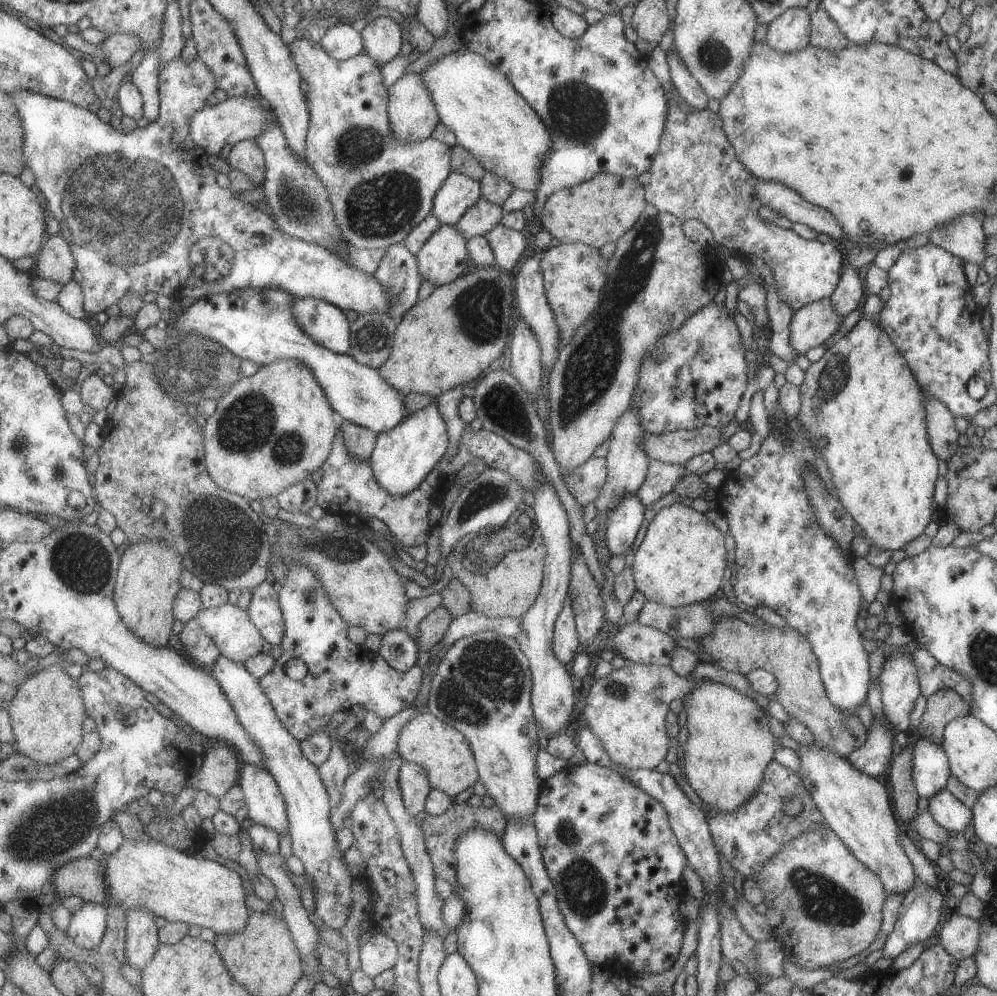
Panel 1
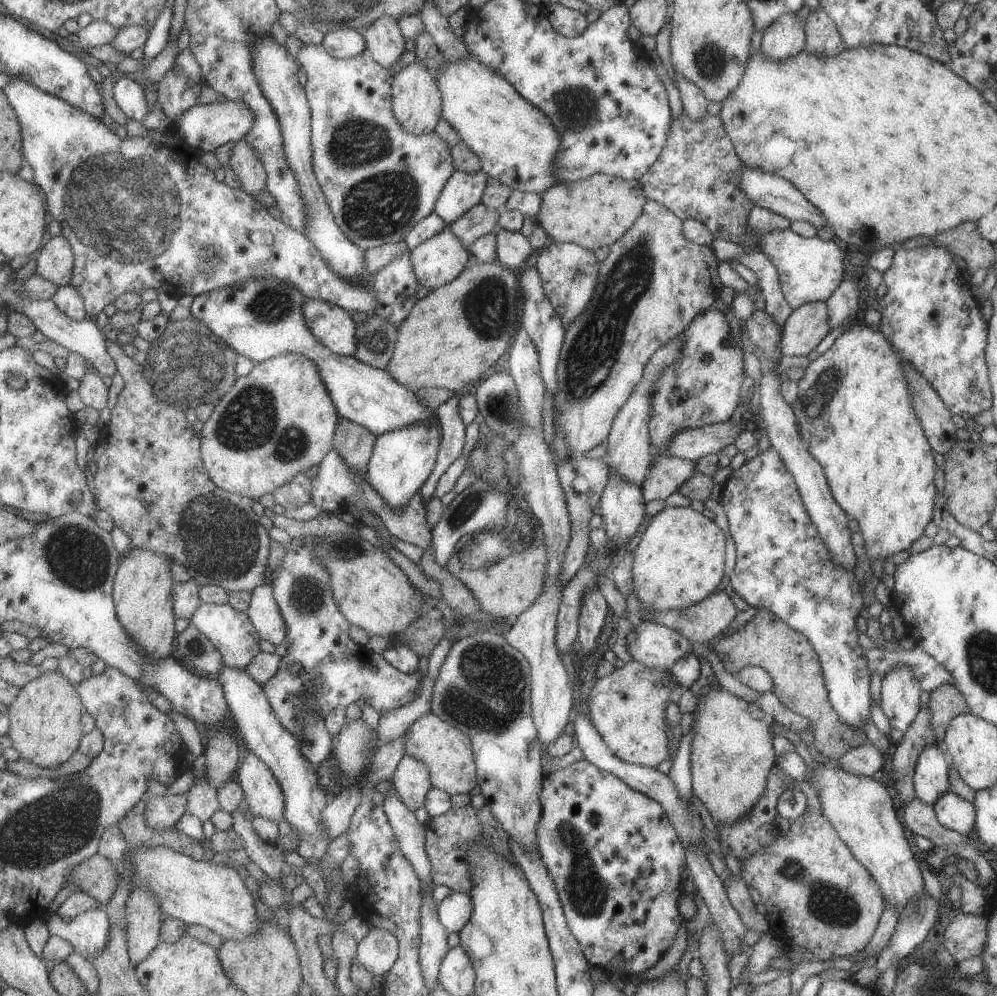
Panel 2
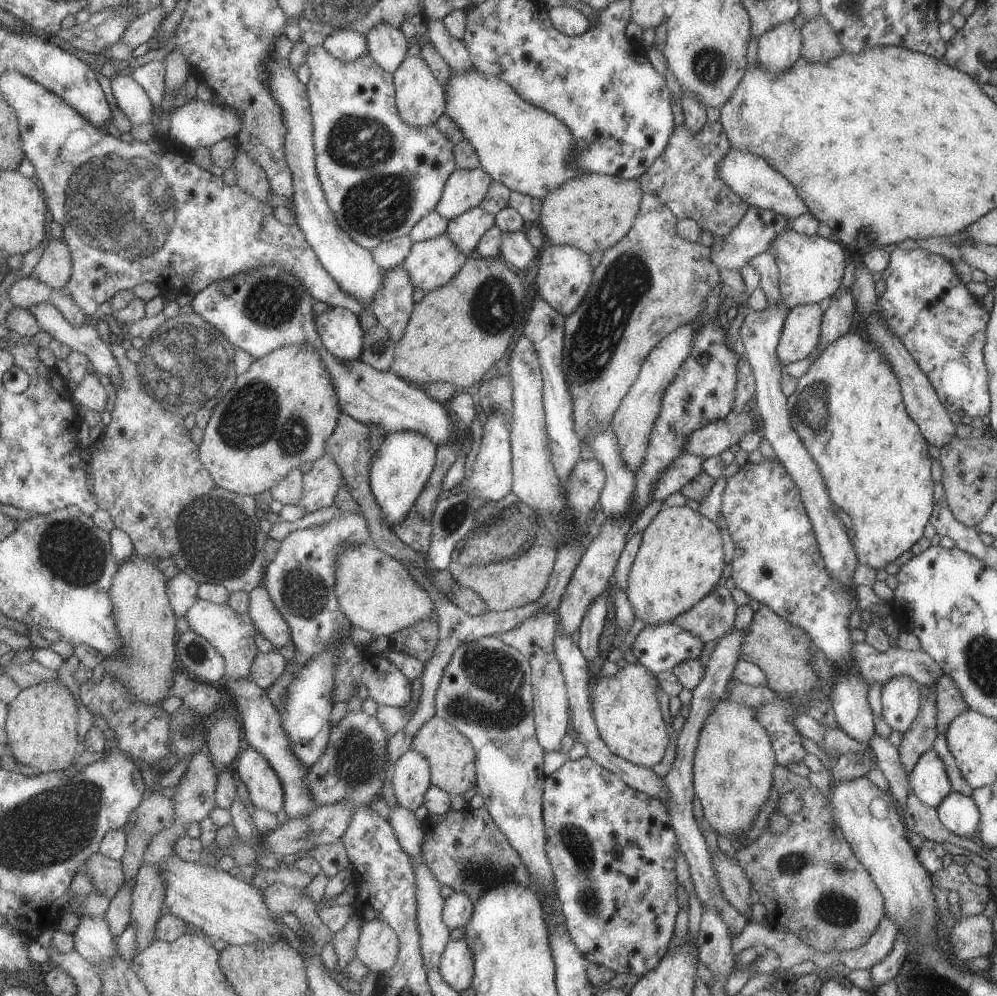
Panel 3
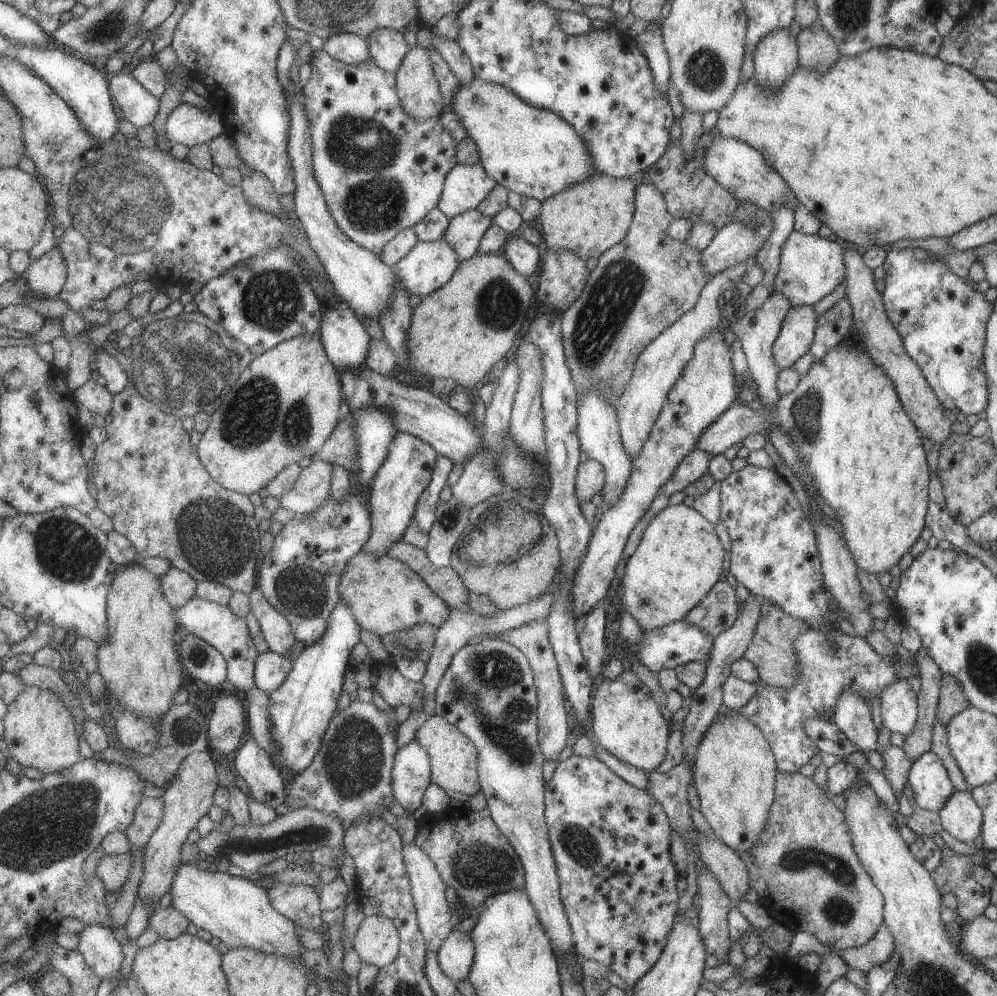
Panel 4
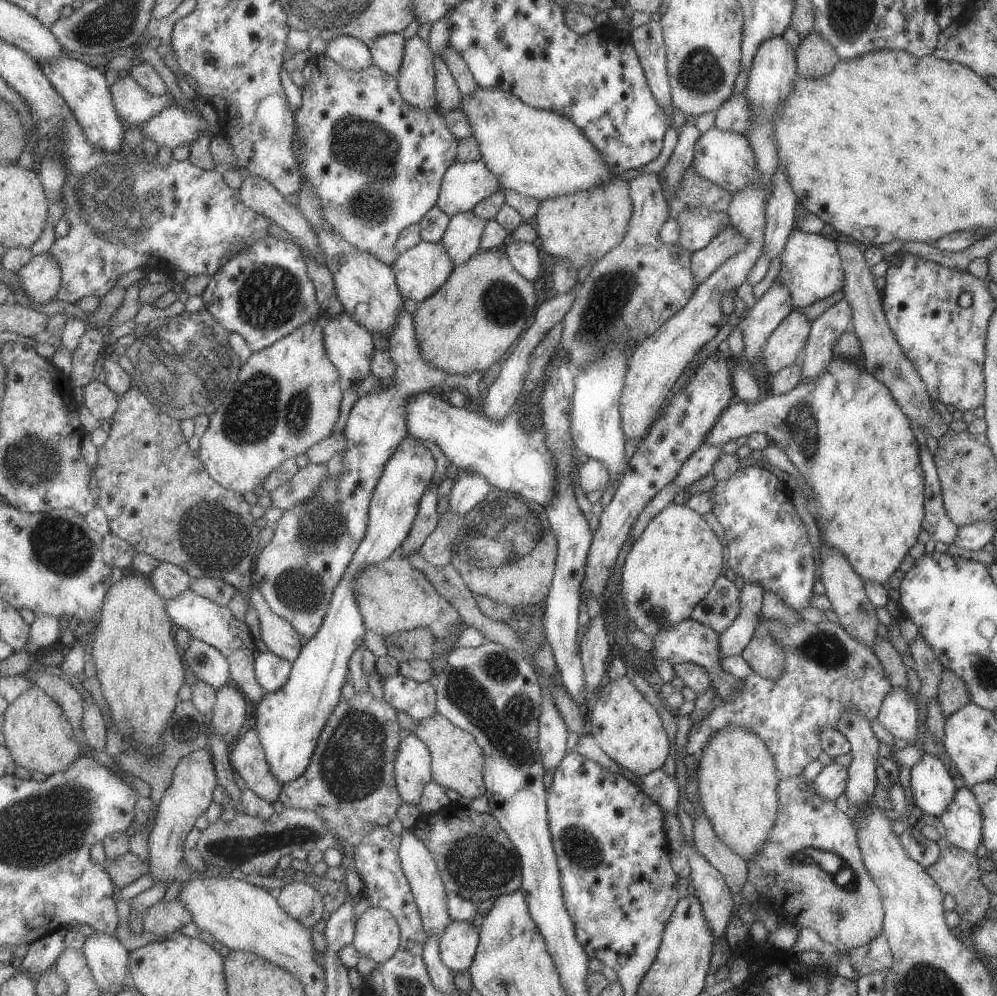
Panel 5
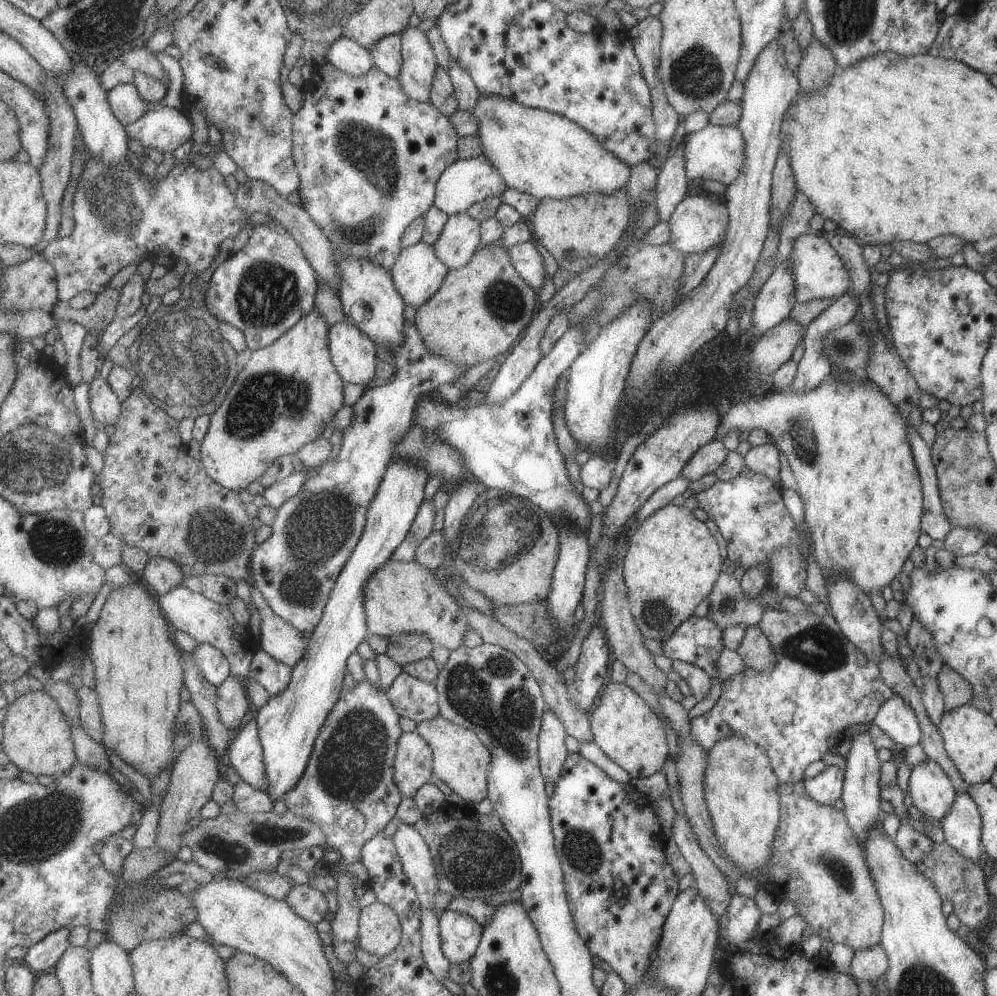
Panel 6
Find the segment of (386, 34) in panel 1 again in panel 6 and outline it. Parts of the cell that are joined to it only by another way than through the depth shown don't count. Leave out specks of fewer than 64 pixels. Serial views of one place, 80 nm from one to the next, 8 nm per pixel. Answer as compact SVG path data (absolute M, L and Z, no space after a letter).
M402 34L379 40L370 52L374 55L374 62L378 69L383 70L392 78L400 78L404 64Z

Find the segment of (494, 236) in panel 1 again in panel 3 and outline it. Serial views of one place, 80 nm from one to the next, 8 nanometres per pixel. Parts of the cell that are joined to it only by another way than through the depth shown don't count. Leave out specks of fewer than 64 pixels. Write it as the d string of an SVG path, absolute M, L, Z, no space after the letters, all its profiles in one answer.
M523 231L501 233L499 258L511 263L517 270L525 272L535 254L537 249L533 248Z

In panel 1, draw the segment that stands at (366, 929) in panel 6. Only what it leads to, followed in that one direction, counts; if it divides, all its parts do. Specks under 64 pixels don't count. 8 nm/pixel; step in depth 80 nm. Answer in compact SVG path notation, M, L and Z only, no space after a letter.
M375 932L367 943L359 951L359 962L361 968L371 978L391 970L399 960L400 950L398 942L392 939L390 935L381 935Z

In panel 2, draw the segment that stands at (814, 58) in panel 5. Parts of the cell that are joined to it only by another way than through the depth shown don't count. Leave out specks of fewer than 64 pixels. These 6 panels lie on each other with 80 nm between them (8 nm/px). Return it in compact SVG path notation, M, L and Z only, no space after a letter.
M821 8L810 11L804 24L804 33L804 50L808 53L834 57L847 48L834 22Z

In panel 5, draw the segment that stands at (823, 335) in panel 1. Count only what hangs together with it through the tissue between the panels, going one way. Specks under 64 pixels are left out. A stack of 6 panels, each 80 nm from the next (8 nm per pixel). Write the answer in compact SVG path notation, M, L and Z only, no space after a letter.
M793 309L769 334L763 344L763 366L767 375L776 374L781 368L792 364L799 355L809 335L811 322L801 309Z

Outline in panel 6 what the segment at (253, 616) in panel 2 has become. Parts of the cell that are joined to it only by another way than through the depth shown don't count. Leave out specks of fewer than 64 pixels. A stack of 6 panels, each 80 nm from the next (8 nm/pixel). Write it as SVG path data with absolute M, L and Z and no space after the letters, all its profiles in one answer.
M252 586L252 601L261 612L261 648L270 656L295 668L305 658L308 639L295 626L278 616L259 588Z

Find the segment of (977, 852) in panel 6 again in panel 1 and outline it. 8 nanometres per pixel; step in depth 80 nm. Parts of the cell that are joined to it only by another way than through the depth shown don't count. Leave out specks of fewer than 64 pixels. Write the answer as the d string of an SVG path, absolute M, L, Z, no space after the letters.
M946 787L928 798L927 811L933 820L949 833L963 833L972 819L971 809L963 806Z

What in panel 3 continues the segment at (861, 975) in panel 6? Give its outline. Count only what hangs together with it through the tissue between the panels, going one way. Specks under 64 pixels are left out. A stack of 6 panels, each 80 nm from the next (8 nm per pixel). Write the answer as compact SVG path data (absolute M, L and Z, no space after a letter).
M884 914L863 946L848 951L831 951L828 954L815 951L812 962L819 970L826 965L833 966L838 963L850 969L870 969L891 950L898 931L896 924Z

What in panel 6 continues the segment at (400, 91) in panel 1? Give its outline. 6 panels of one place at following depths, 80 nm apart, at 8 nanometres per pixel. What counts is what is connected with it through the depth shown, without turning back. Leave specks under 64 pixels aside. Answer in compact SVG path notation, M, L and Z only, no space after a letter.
M415 27L407 28L402 34L402 54L404 64L398 80L403 90L414 100L431 102L440 65L428 32Z

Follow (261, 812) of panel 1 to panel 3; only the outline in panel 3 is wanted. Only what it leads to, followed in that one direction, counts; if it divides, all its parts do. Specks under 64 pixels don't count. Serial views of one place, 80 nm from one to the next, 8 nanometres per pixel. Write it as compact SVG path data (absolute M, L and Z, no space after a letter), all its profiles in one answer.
M248 746L234 768L245 784L251 802L261 810L277 814L286 805L286 790L271 763L255 747Z

